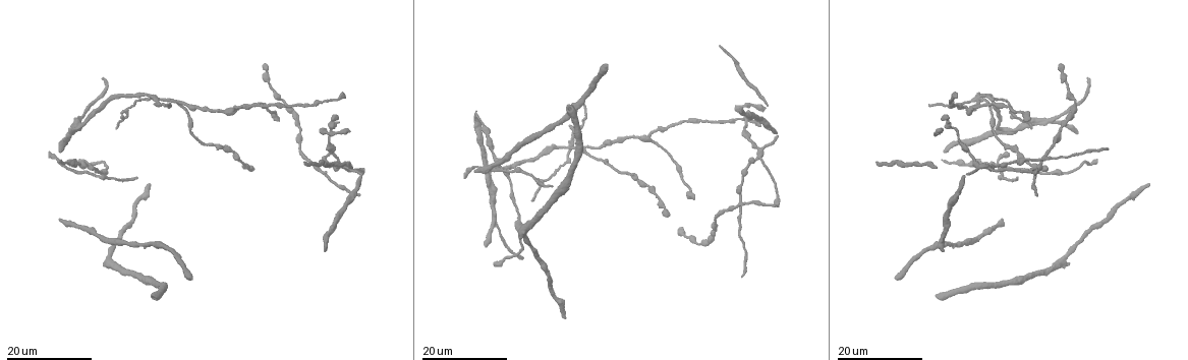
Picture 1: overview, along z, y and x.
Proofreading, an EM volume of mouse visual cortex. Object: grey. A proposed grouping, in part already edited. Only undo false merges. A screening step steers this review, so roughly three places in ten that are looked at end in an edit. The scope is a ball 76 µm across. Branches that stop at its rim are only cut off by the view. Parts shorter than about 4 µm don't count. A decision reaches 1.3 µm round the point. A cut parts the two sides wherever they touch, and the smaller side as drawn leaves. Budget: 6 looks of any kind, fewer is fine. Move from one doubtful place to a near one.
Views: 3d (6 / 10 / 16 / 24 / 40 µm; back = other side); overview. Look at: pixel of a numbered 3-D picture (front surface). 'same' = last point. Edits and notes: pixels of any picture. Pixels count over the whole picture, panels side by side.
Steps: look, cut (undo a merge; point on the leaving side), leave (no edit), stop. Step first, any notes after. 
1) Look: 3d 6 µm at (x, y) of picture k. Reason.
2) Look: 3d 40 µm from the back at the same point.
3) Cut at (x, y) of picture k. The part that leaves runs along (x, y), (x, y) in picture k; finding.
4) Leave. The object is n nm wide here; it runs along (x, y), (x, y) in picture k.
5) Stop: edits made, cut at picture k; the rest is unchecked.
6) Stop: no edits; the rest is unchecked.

Look: 3d 16 µm at (758, 158) of picture 1. Three-way junction.

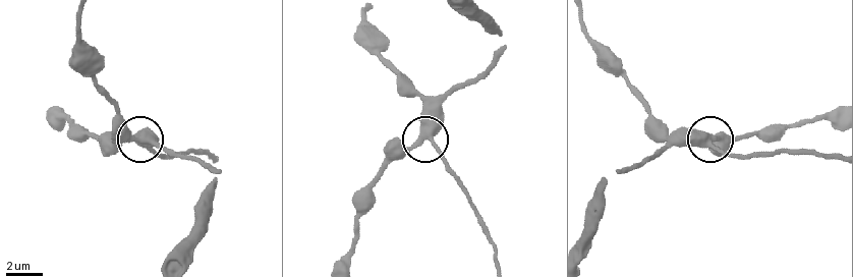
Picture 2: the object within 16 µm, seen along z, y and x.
Look: 3d 10 µm at (705, 142) of picture 2.

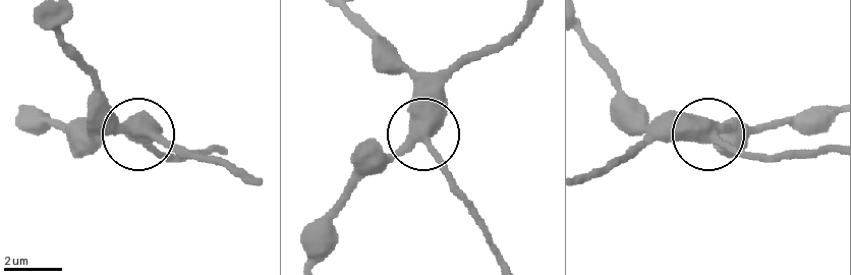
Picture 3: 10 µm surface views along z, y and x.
Leave. The object is 380 nm wide here; continuous, no second cell.

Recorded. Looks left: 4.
Look: 3d 24 µm at (966, 109) of picture 1. A fork.

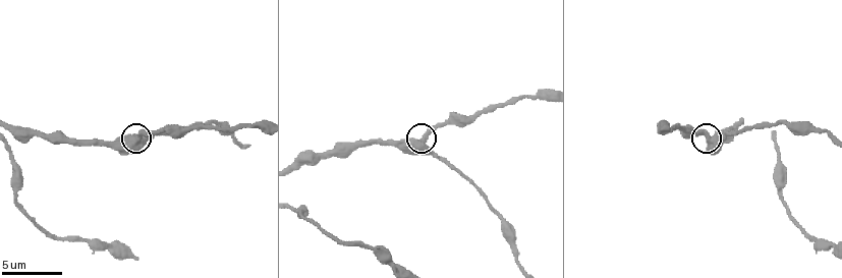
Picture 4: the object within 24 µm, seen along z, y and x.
Look: 3d 6 µm at (140, 137) of picture 4.

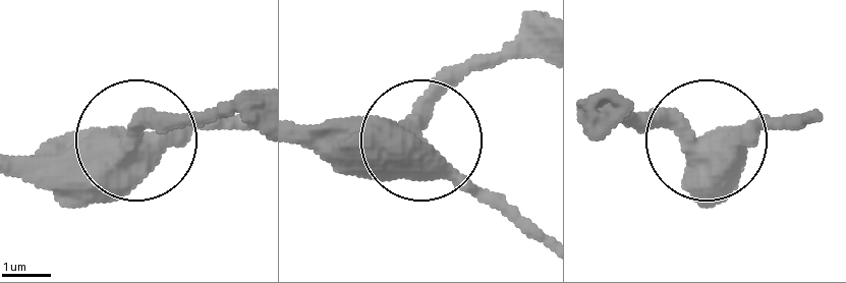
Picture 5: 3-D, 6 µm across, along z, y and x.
Leave. It runs along (15, 154), (113, 154), (230, 129) in picture 5; one cell here.

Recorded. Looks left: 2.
Look: 3d 24 µm at (981, 96) of picture 1. Looks like a crossing.

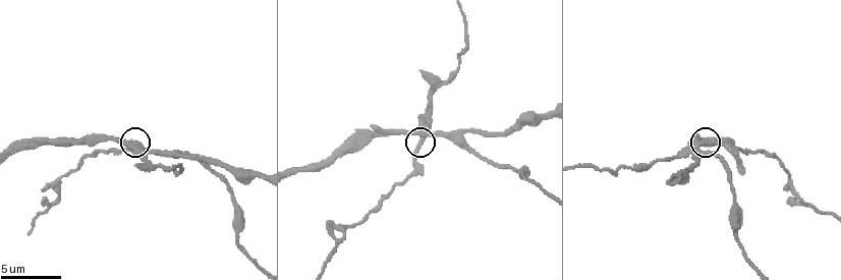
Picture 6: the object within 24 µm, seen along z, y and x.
Look: 3d 6 µm at (425, 135) of picture 6.

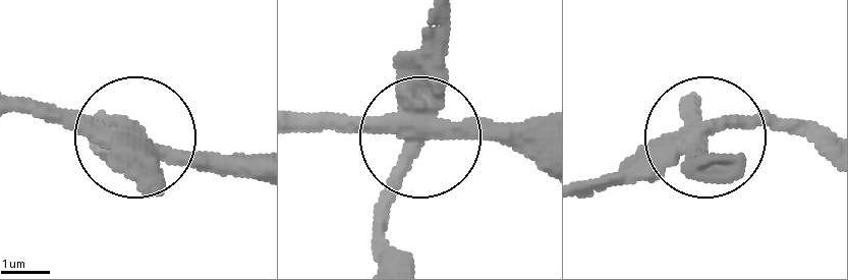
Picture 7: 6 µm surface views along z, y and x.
Cut at (138, 170) of picture 7. The part that leaves runs along (420, 126), (384, 220), (384, 257) in picture 7; a second cell is stuck on.

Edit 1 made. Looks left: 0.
Stop: edits made, cut at picture 7; the rest is unchecked.

